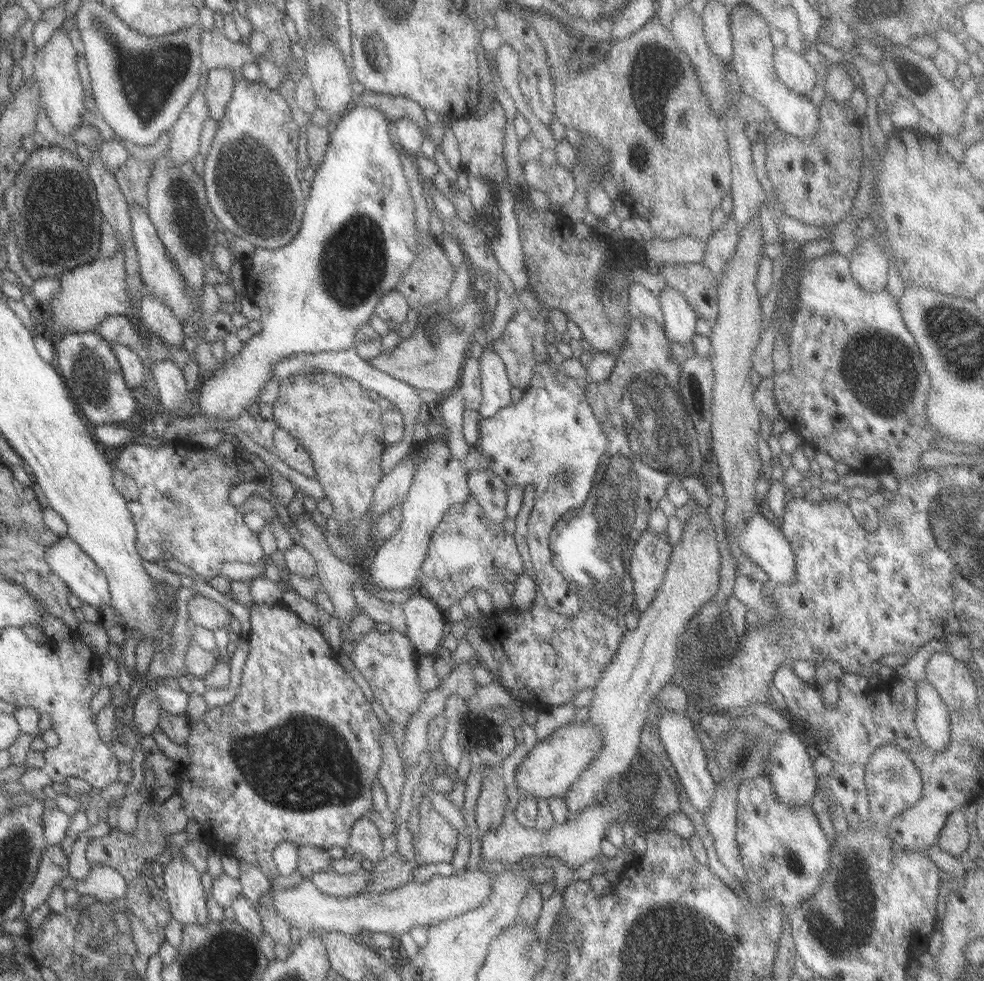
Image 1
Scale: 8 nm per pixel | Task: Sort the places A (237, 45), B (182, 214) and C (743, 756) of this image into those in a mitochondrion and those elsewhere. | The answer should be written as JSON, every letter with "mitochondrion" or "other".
{"A":"other","B":"other","C":"mitochondrion"}

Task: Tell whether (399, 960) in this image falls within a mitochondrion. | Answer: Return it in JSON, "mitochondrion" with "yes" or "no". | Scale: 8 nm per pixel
{"mitochondrion":"no"}

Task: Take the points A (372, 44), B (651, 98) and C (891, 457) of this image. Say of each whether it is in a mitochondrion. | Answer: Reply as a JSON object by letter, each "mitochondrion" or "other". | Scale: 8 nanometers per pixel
{"A":"mitochondrion","B":"mitochondrion","C":"other"}

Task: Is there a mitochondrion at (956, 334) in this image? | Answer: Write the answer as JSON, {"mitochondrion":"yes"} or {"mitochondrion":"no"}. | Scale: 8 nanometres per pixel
{"mitochondrion":"yes"}

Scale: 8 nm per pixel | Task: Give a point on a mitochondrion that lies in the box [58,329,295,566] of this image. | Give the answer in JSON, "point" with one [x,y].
{"point":[90,370]}

